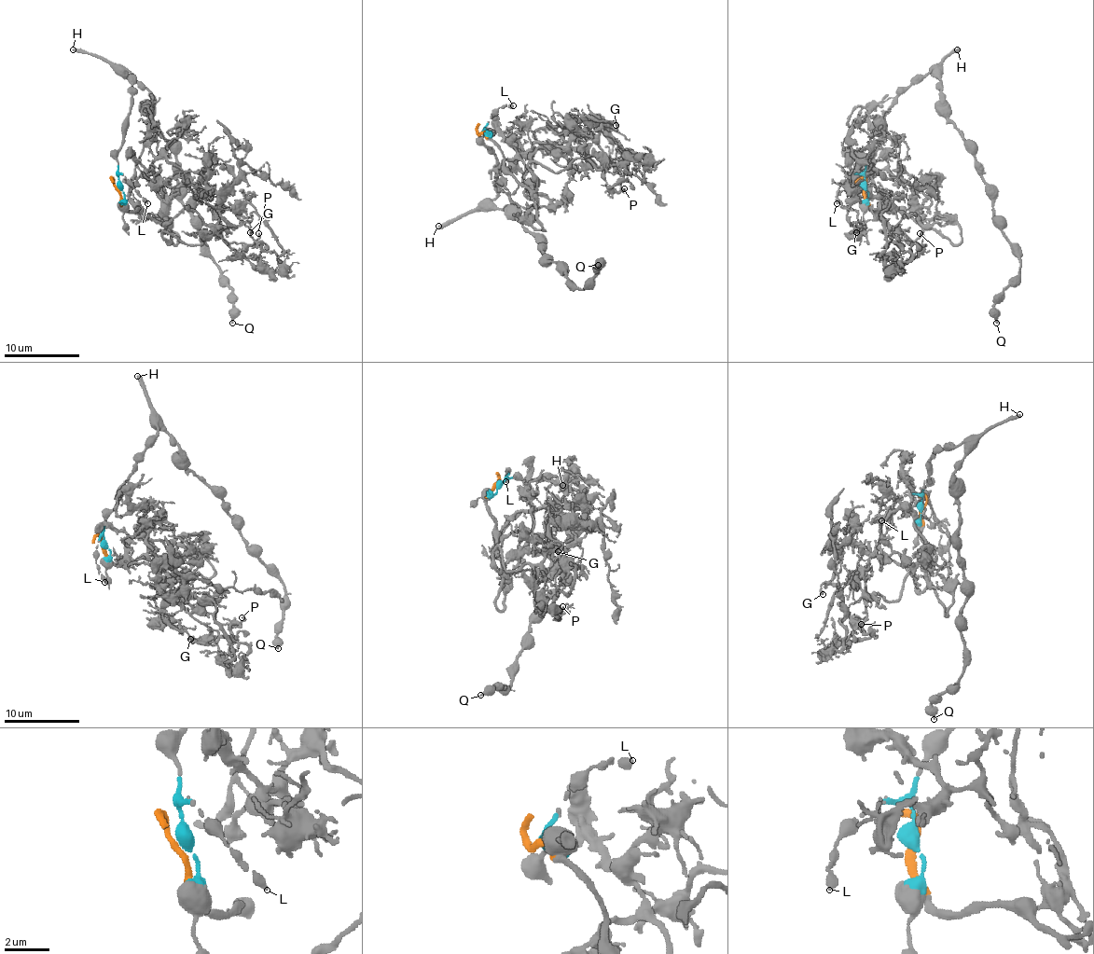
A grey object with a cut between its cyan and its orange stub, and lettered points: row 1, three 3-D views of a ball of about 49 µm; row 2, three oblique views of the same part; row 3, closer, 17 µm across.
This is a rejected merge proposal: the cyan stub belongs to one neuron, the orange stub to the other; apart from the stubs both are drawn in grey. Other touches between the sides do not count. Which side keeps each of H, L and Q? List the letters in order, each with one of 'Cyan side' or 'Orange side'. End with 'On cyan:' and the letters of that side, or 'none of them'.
H: Cyan side
L: Cyan side
Q: Cyan side
On cyan: H, L, Q

